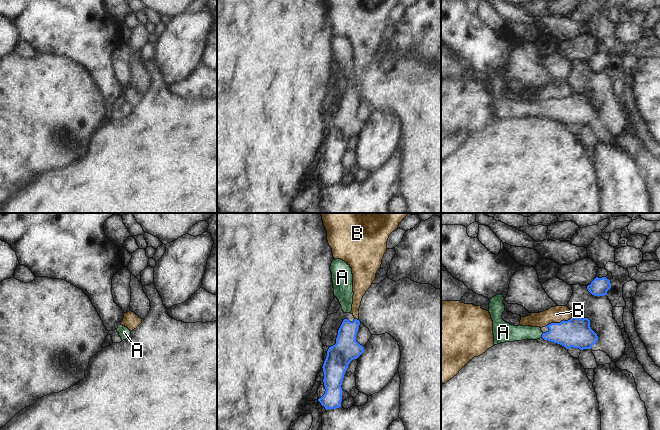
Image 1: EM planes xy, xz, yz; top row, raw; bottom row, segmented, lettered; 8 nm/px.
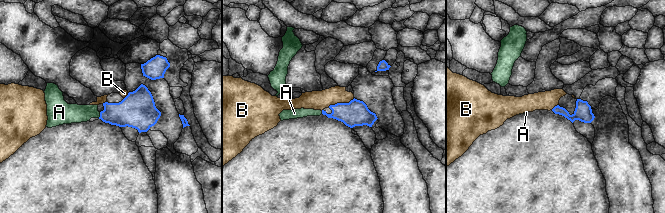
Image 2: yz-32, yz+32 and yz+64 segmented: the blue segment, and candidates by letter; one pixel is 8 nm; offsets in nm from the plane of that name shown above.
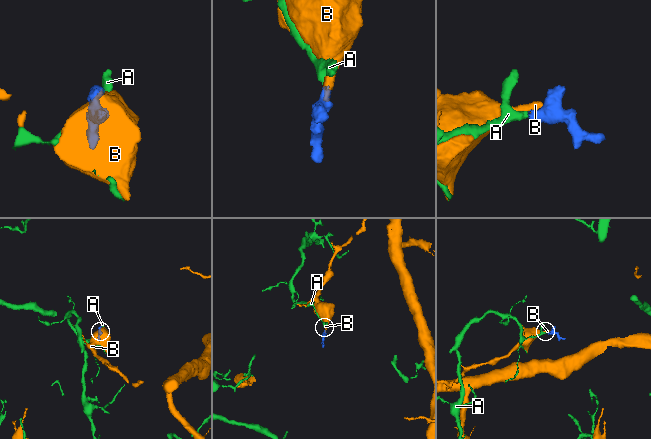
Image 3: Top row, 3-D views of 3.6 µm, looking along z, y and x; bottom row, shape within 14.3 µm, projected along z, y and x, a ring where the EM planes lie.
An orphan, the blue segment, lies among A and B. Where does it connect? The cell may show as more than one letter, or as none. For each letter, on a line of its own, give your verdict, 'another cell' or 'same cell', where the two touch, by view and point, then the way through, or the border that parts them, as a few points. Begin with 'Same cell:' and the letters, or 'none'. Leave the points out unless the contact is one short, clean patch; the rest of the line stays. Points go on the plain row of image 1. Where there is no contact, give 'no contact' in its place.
Same cell: A
A: same cell; contact yz (542, 111); way yz (573, 109), (542, 111), (536, 109), (511, 109)
B: another cell; contact yz (558, 99); border yz (573, 92), (567, 96), (551, 98), (544, 102)

